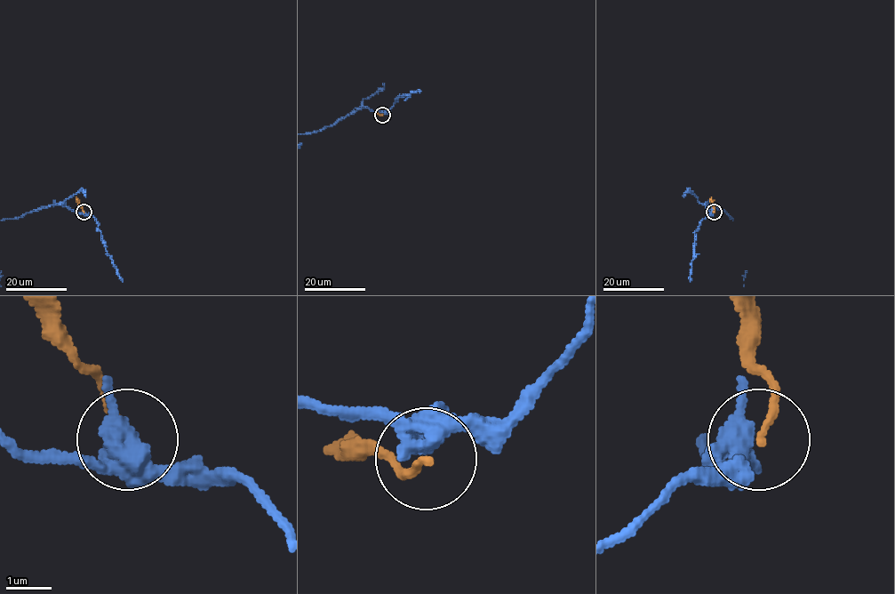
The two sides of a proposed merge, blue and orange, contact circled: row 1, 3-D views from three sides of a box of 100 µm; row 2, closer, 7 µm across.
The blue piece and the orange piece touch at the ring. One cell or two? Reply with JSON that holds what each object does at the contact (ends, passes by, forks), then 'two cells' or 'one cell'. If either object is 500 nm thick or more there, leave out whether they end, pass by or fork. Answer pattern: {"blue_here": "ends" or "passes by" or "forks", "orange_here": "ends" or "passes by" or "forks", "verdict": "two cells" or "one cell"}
{"blue_here": "forks", "orange_here": "ends", "verdict": "two cells"}

